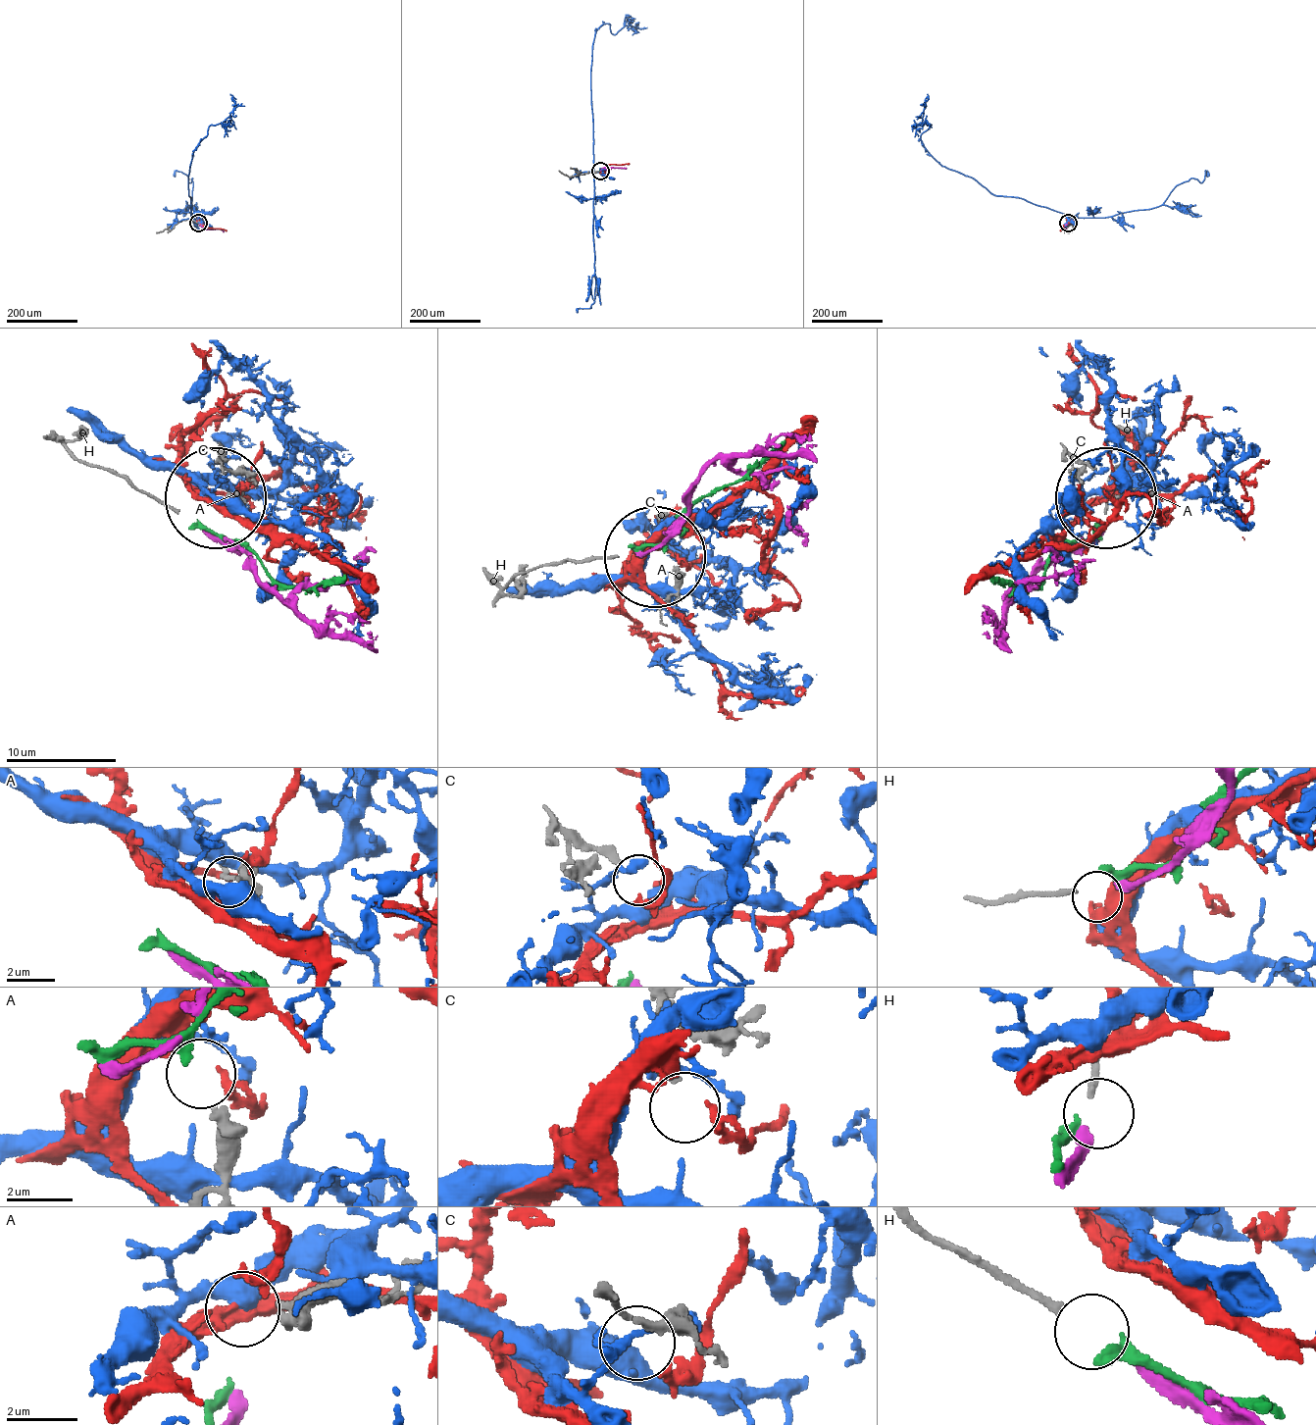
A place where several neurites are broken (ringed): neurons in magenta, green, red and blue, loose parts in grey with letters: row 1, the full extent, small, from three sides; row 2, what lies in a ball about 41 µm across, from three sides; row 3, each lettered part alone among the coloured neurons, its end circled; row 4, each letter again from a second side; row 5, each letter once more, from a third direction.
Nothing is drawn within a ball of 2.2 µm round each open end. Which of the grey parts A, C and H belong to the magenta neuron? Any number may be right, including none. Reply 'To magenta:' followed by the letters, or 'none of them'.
To magenta: none of them

